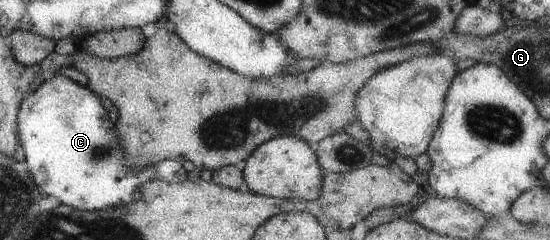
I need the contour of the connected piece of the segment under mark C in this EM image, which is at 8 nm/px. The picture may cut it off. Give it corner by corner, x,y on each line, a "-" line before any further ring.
59,73
44,79
34,92
20,102
16,125
23,163
43,194
57,198
61,205
77,210
123,206
138,199
135,186
142,182
161,179
168,183
180,183
186,180
181,162
169,159
137,174
125,170
117,154
113,124
109,122
97,95

